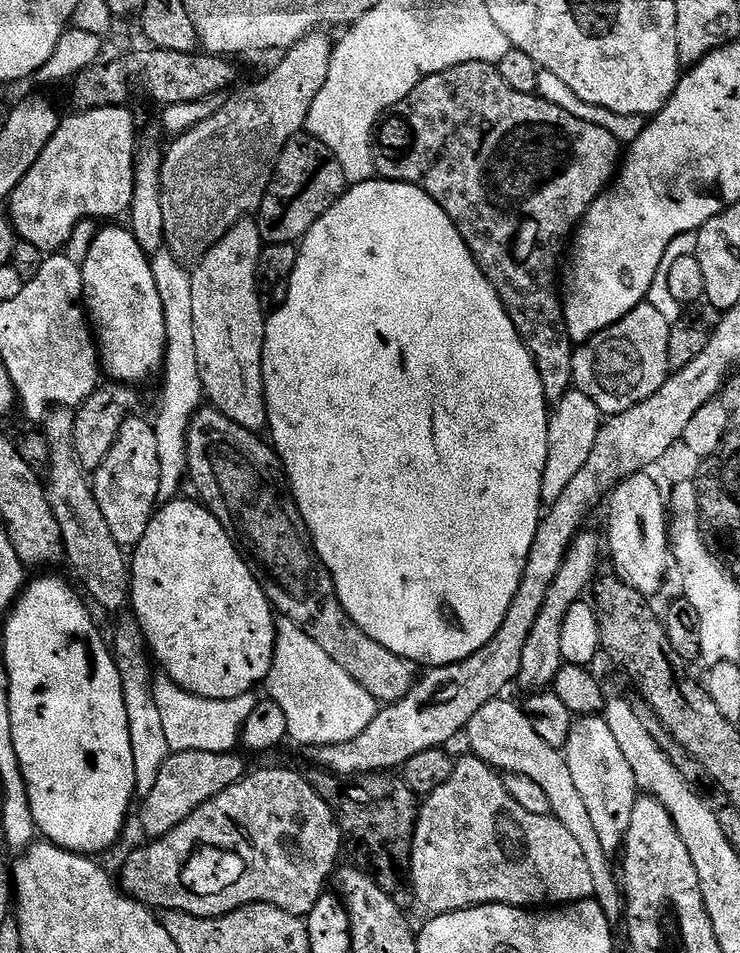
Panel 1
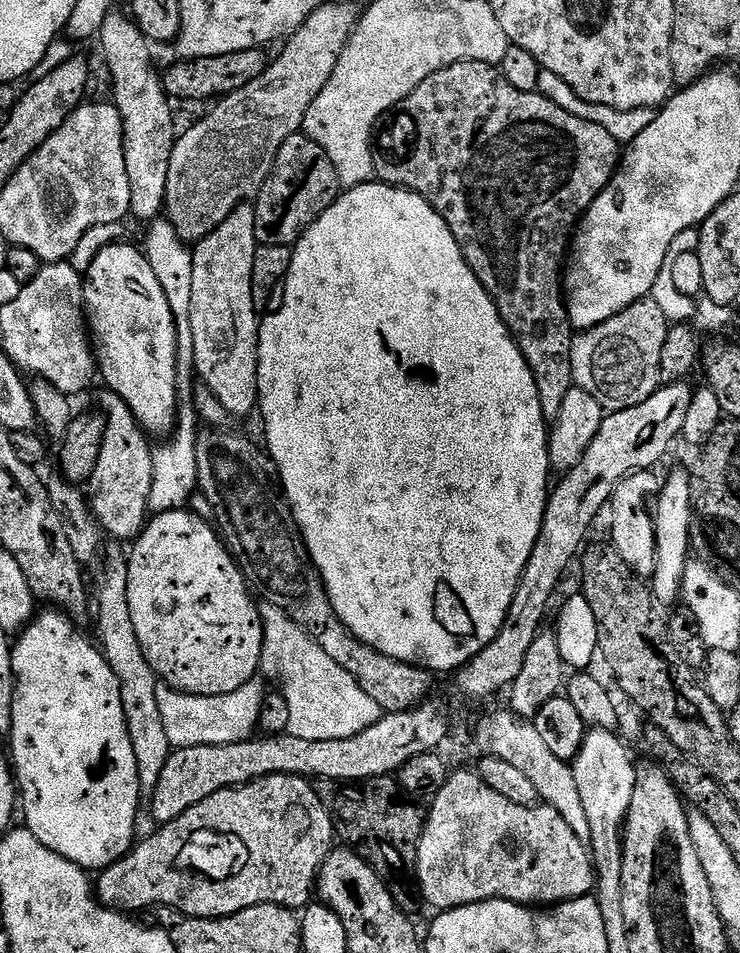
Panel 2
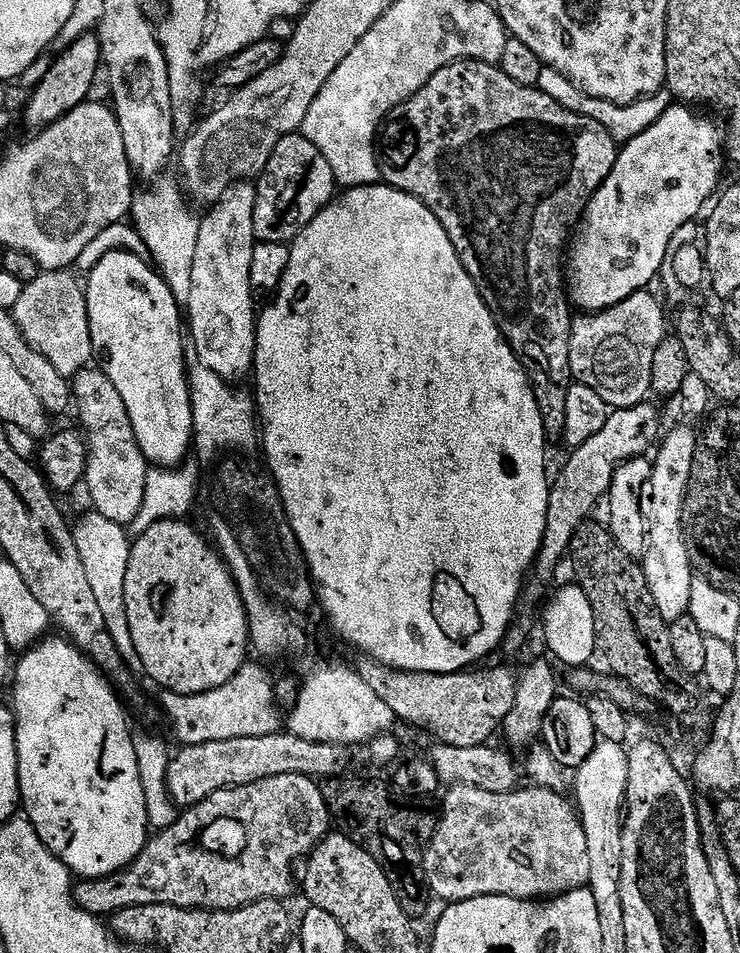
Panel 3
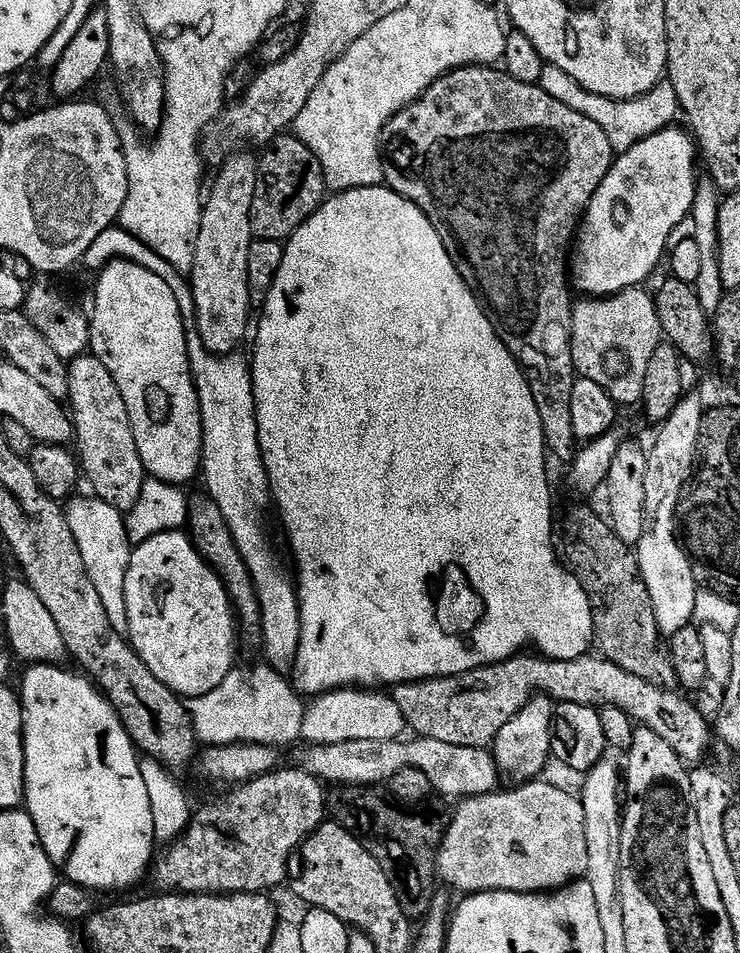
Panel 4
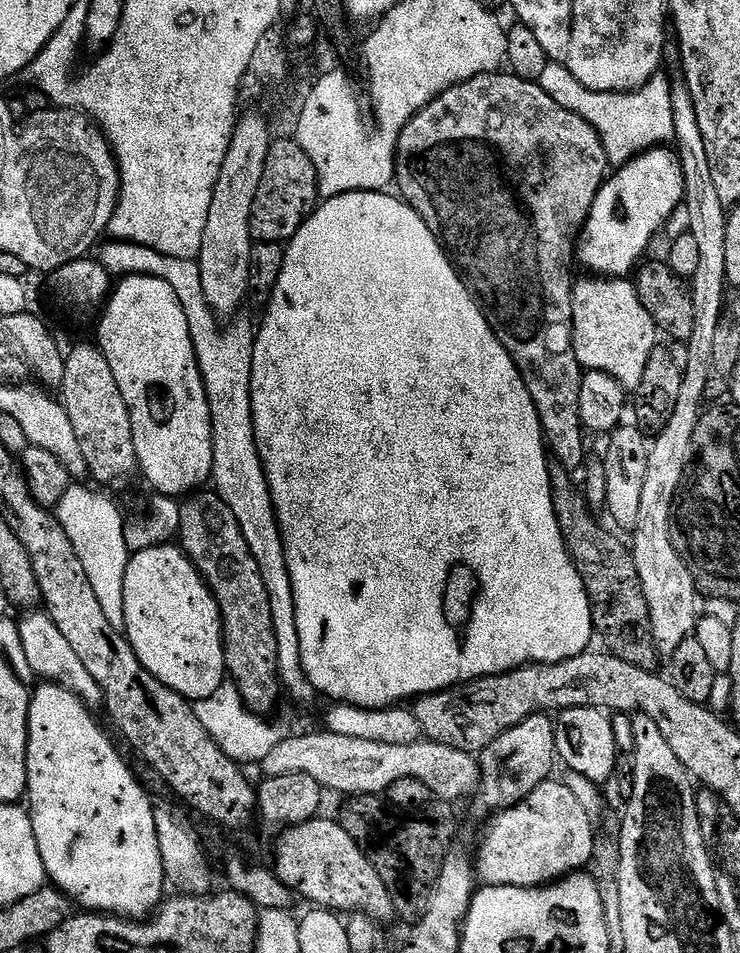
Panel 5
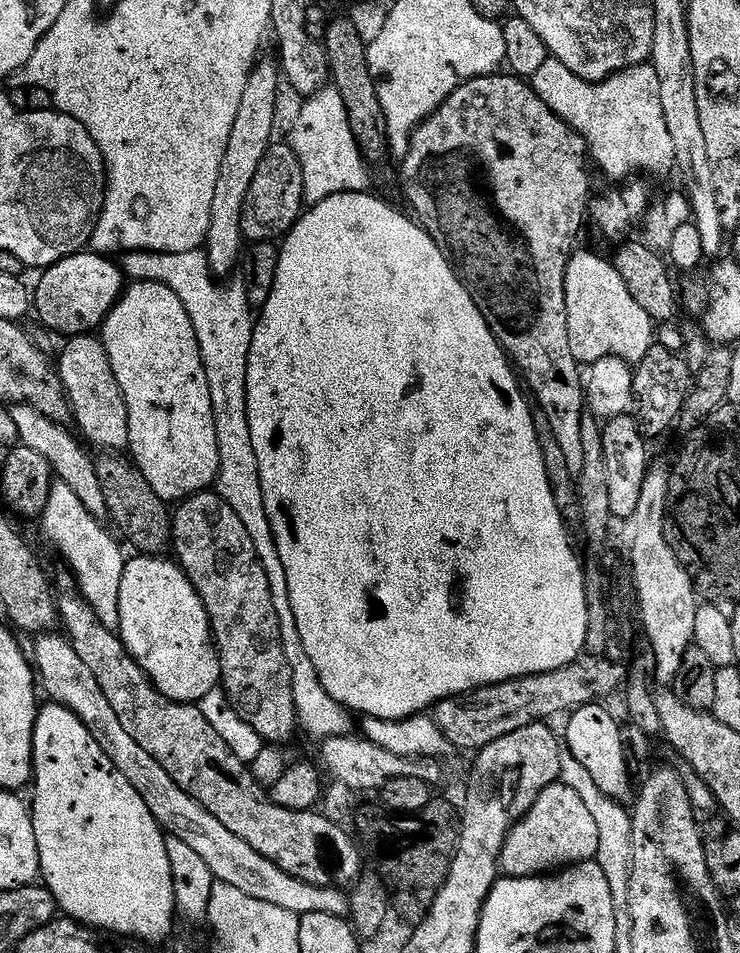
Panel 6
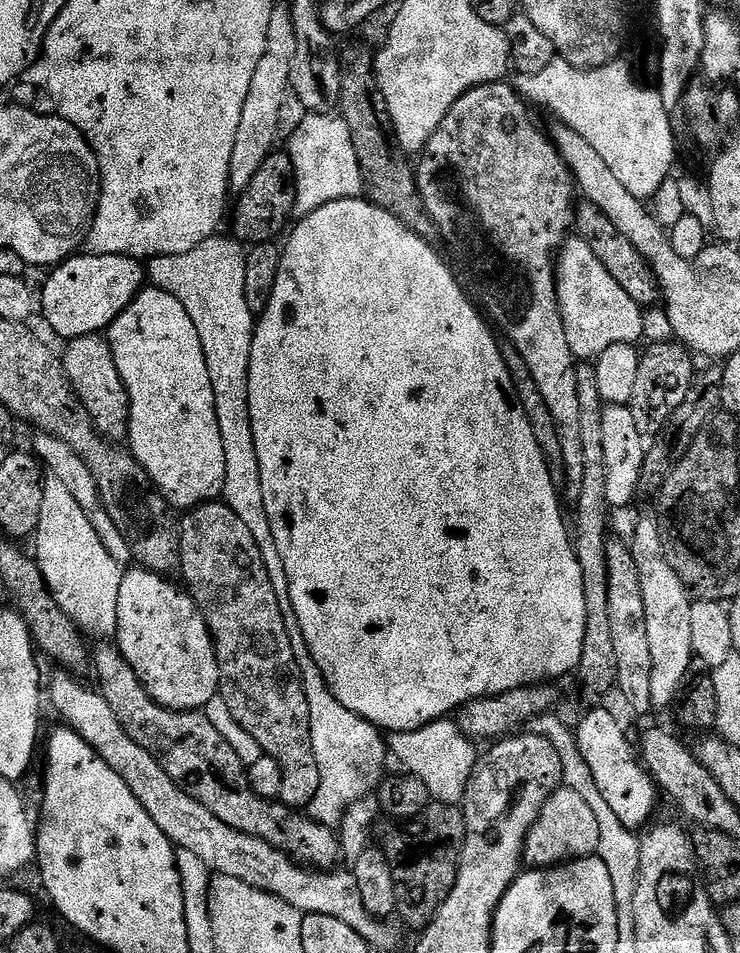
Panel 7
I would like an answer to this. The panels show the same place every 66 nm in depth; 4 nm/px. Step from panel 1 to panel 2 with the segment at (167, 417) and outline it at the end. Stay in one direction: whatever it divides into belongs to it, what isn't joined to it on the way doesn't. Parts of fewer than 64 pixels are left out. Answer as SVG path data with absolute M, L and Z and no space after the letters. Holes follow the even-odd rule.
M157 218L147 225L148 237L142 243L142 251L148 257L154 270L154 278L170 302L170 314L176 319L176 395L184 398L192 392L192 380L197 379L196 359L194 358L194 330L190 330L190 294L194 286L194 262L192 252L181 240L174 226L166 218ZM205 388L198 389L194 405L190 401L181 399L176 405L176 427L163 442L157 443L152 450L154 462L154 482L150 482L150 502L148 511L152 514L175 512L183 509L192 499L193 492L197 491L196 482L196 410L199 416L212 428L222 428L229 423L228 411L211 391Z

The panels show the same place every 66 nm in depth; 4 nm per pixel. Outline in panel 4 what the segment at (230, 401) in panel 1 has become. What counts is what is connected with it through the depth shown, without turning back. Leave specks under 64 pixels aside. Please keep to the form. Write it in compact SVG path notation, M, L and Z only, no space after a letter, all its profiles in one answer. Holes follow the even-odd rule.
M241 150L234 156L228 157L219 165L220 173L216 176L216 181L212 184L212 193L207 193L206 199L203 201L204 213L202 214L202 222L200 223L200 229L198 230L198 242L196 243L196 249L194 250L194 266L190 273L190 283L192 288L194 306L196 307L196 326L197 332L201 335L201 340L205 344L206 350L212 352L214 355L230 356L237 351L236 347L244 340L244 335L249 335L250 324L248 328L248 308L252 304L252 299L248 293L248 275L246 274L246 262L250 262L250 246L254 239L252 234L252 207L254 206L254 190L256 189L256 173L258 171L258 160L253 153L248 150Z

